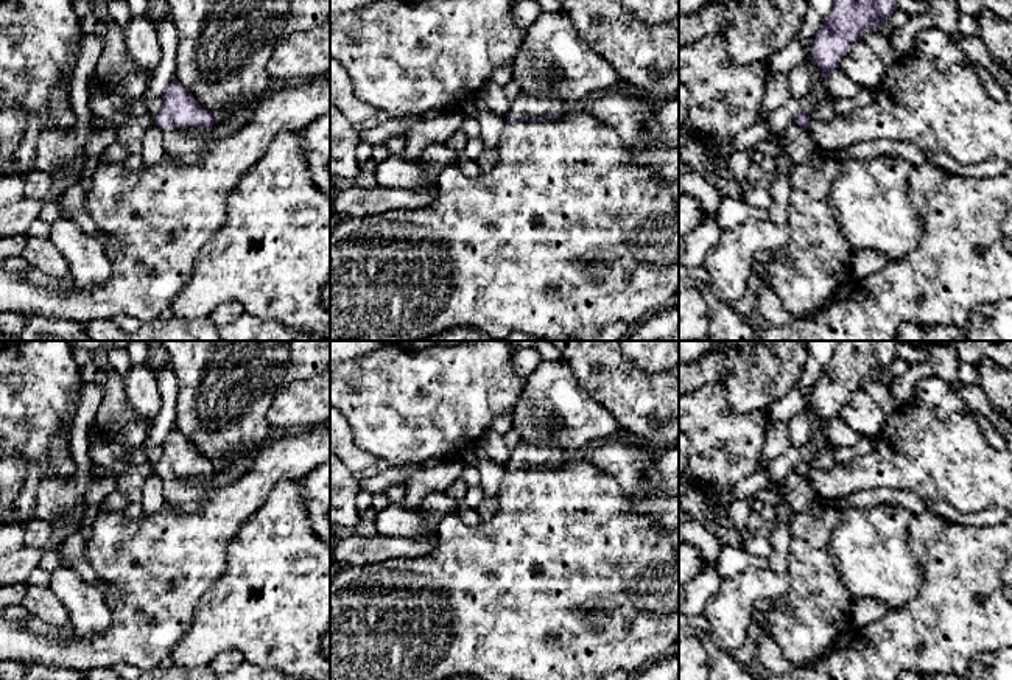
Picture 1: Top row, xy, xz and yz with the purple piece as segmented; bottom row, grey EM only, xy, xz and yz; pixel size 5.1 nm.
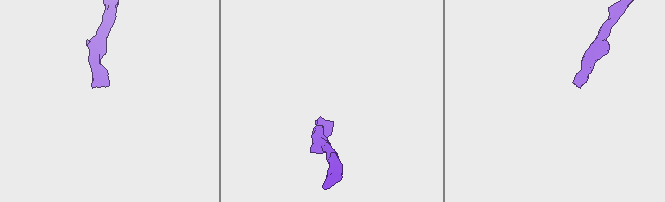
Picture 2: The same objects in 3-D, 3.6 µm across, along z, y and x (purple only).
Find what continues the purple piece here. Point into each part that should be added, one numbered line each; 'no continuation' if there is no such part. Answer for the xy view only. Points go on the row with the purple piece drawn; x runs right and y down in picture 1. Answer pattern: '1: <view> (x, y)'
1: xy (182, 145)

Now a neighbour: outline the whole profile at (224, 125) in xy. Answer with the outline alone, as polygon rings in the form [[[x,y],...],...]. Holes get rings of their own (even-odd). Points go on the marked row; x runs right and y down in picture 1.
[[[254,106],[235,109],[229,115],[216,117],[210,140],[227,137],[254,120]]]

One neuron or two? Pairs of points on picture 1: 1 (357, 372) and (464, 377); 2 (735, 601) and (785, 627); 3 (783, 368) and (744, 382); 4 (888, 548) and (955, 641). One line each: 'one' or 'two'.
1: one
2: two
3: one
4: two

